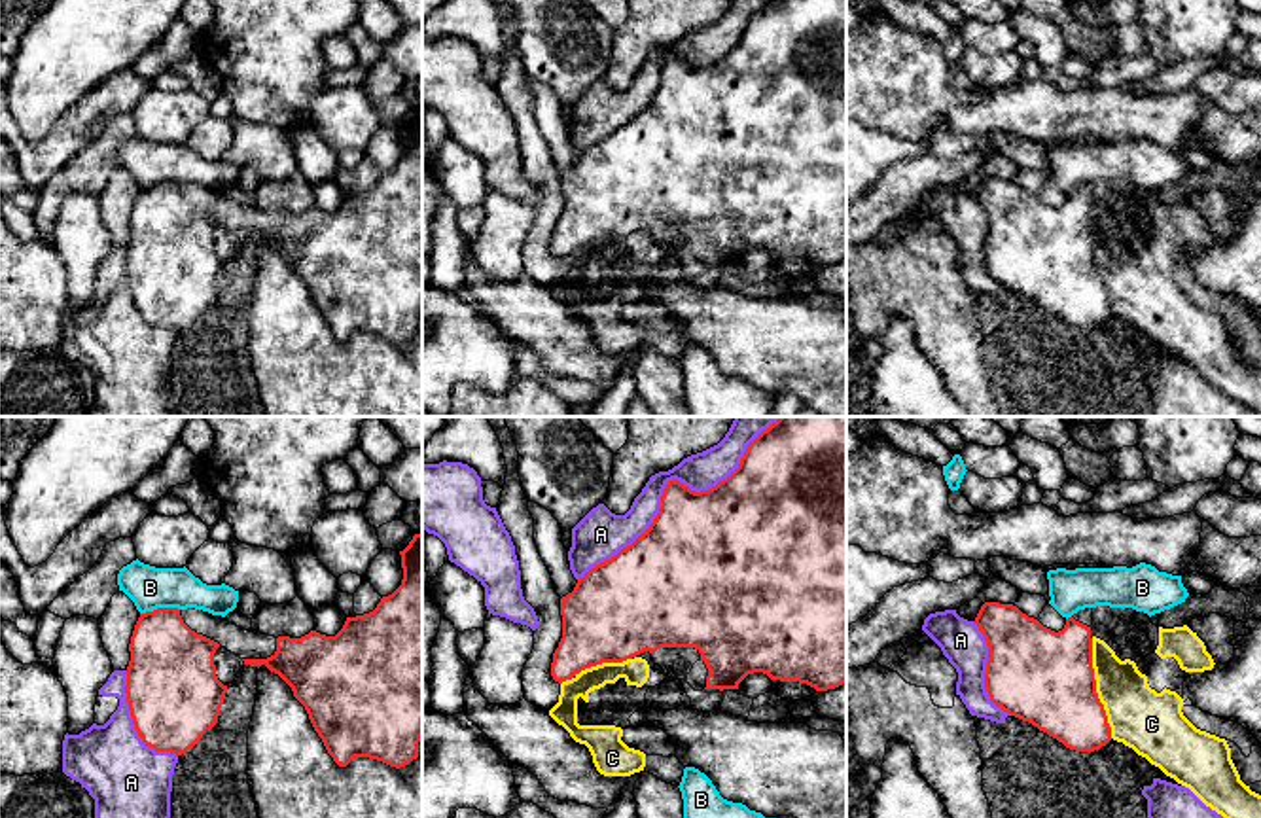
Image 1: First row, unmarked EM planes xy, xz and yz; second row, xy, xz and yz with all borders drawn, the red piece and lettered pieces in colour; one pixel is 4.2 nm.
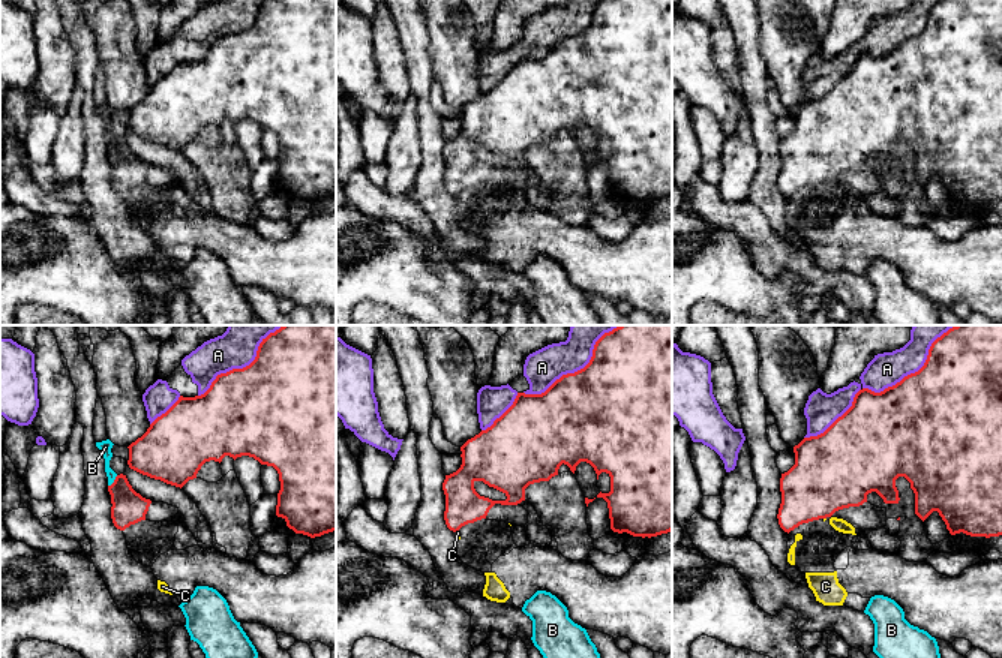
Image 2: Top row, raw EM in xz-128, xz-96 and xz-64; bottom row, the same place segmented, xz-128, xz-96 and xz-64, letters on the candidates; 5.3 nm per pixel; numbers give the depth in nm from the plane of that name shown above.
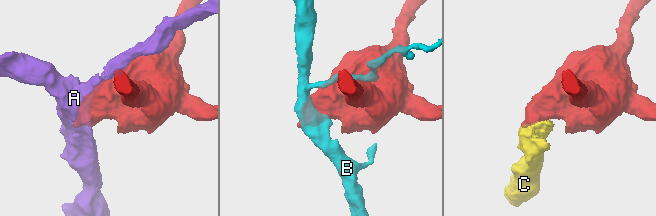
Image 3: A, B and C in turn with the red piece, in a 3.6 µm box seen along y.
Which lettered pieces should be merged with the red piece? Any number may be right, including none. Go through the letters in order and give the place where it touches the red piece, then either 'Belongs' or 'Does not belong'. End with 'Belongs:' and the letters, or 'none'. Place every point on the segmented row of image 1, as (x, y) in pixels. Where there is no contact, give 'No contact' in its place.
A: Touches red at xz (673, 480). Does not belong
B: Touches red at xy (159, 608). Does not belong
C: Touches red at yz (1095, 688). Does not belong
Belongs: none

